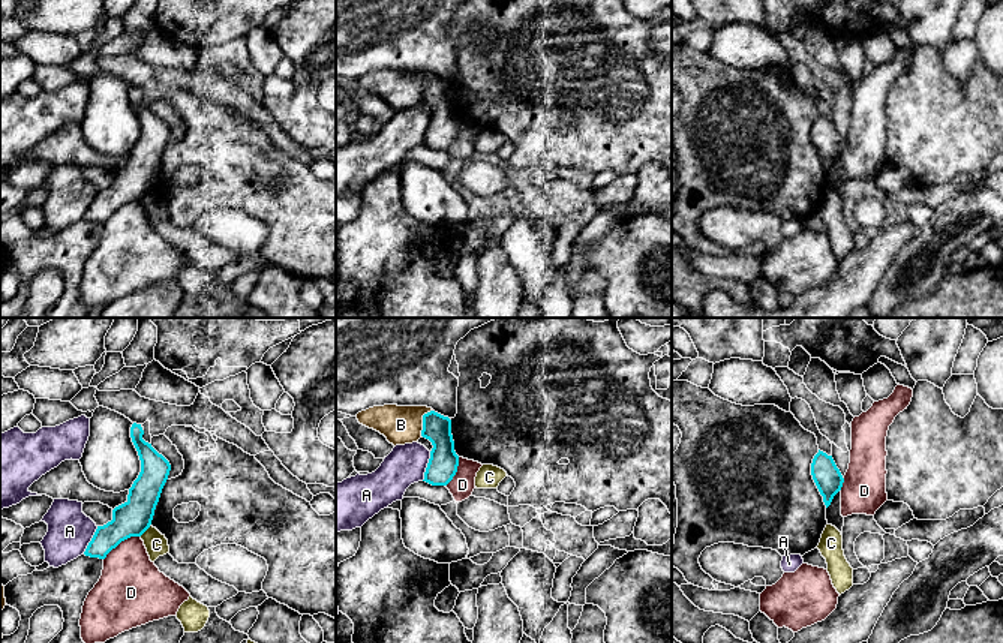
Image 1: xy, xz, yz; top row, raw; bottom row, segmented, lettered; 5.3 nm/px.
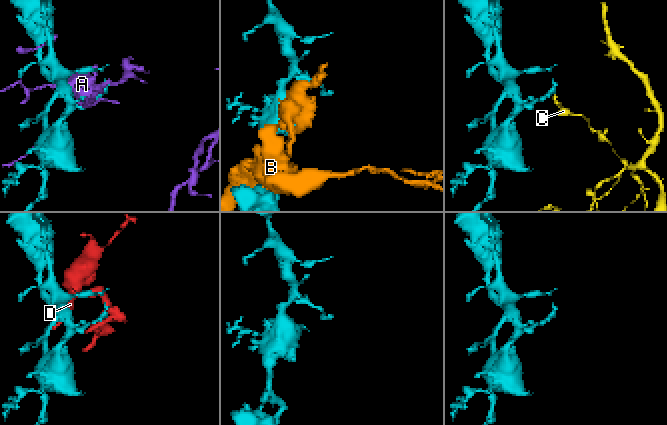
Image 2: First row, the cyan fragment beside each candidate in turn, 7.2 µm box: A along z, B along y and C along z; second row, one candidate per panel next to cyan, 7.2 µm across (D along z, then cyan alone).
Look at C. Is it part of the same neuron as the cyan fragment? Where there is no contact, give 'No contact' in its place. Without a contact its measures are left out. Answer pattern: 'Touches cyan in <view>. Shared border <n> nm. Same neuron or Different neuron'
Touches cyan in xy. Shared border 80 nm. Different neuron

